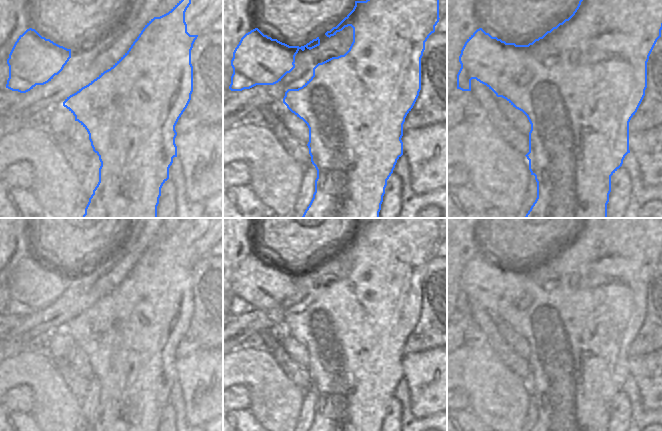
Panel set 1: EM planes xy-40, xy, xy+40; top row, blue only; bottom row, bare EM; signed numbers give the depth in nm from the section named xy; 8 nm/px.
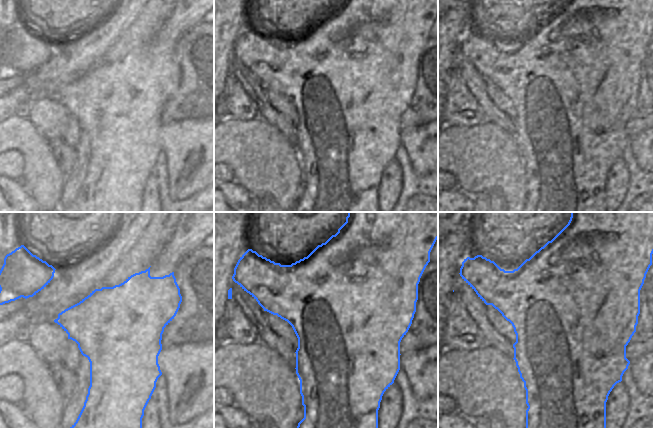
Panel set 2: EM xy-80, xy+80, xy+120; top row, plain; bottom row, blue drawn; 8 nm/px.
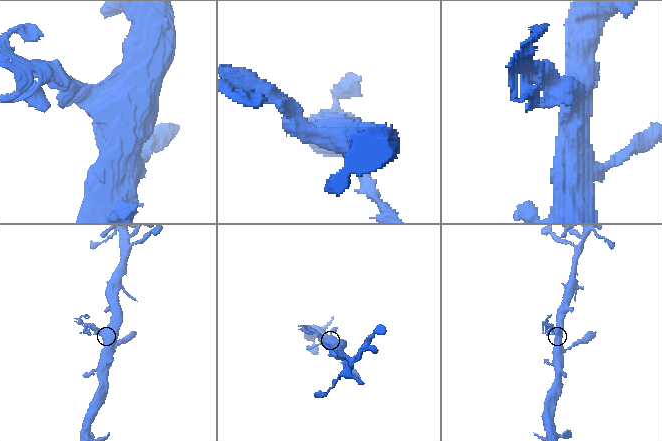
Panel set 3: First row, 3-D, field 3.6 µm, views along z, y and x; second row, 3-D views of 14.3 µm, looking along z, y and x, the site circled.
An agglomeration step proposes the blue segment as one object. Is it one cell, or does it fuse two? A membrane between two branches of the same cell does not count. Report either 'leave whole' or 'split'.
split

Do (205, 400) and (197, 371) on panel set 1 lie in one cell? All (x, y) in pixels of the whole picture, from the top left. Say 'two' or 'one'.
one

